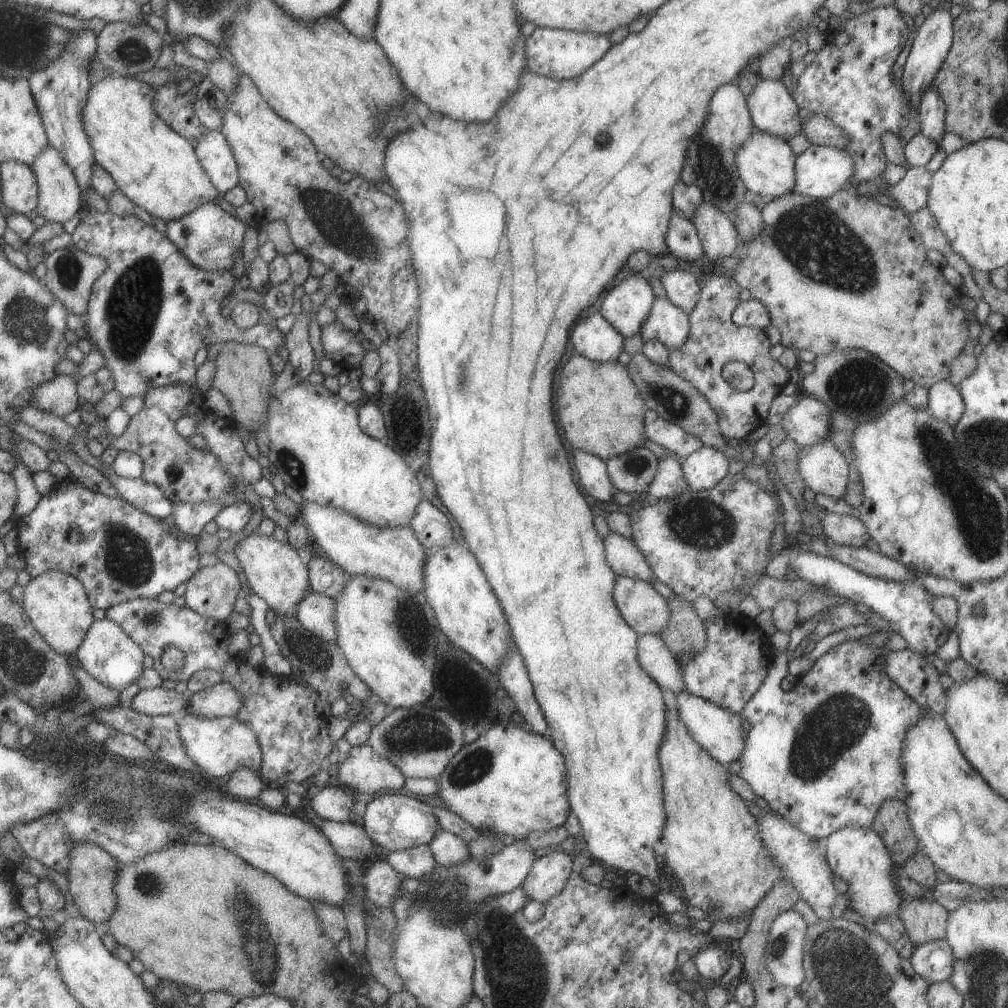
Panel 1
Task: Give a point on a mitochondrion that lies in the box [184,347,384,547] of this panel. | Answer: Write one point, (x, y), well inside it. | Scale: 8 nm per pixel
(293, 466)

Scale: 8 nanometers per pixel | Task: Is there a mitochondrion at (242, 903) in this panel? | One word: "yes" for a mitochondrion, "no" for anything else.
yes

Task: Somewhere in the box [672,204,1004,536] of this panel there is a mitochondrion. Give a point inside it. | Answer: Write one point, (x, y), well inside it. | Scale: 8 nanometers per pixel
(846, 384)

